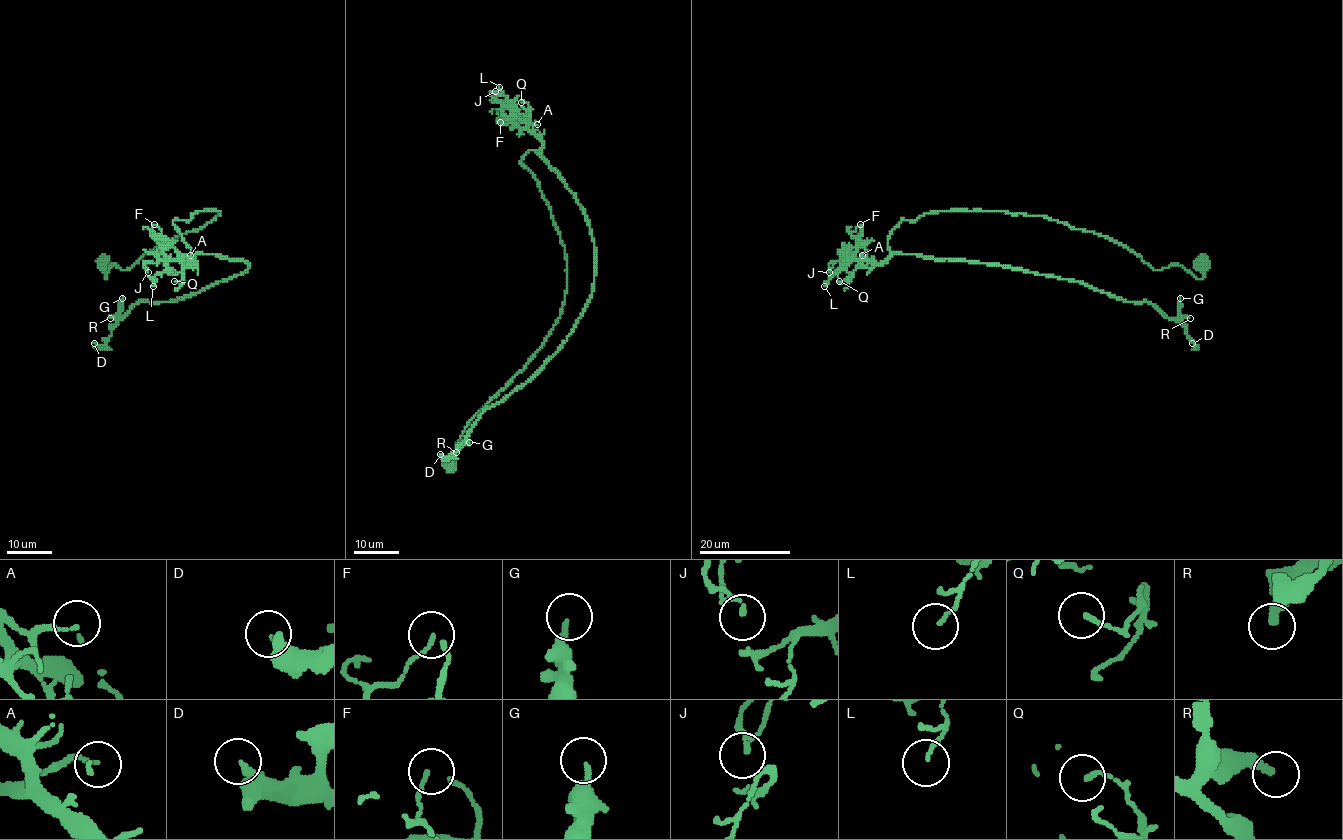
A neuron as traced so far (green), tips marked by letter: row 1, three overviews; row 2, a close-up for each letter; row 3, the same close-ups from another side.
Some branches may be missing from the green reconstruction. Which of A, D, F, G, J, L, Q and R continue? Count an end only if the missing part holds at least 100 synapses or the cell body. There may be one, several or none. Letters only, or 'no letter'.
no letter

